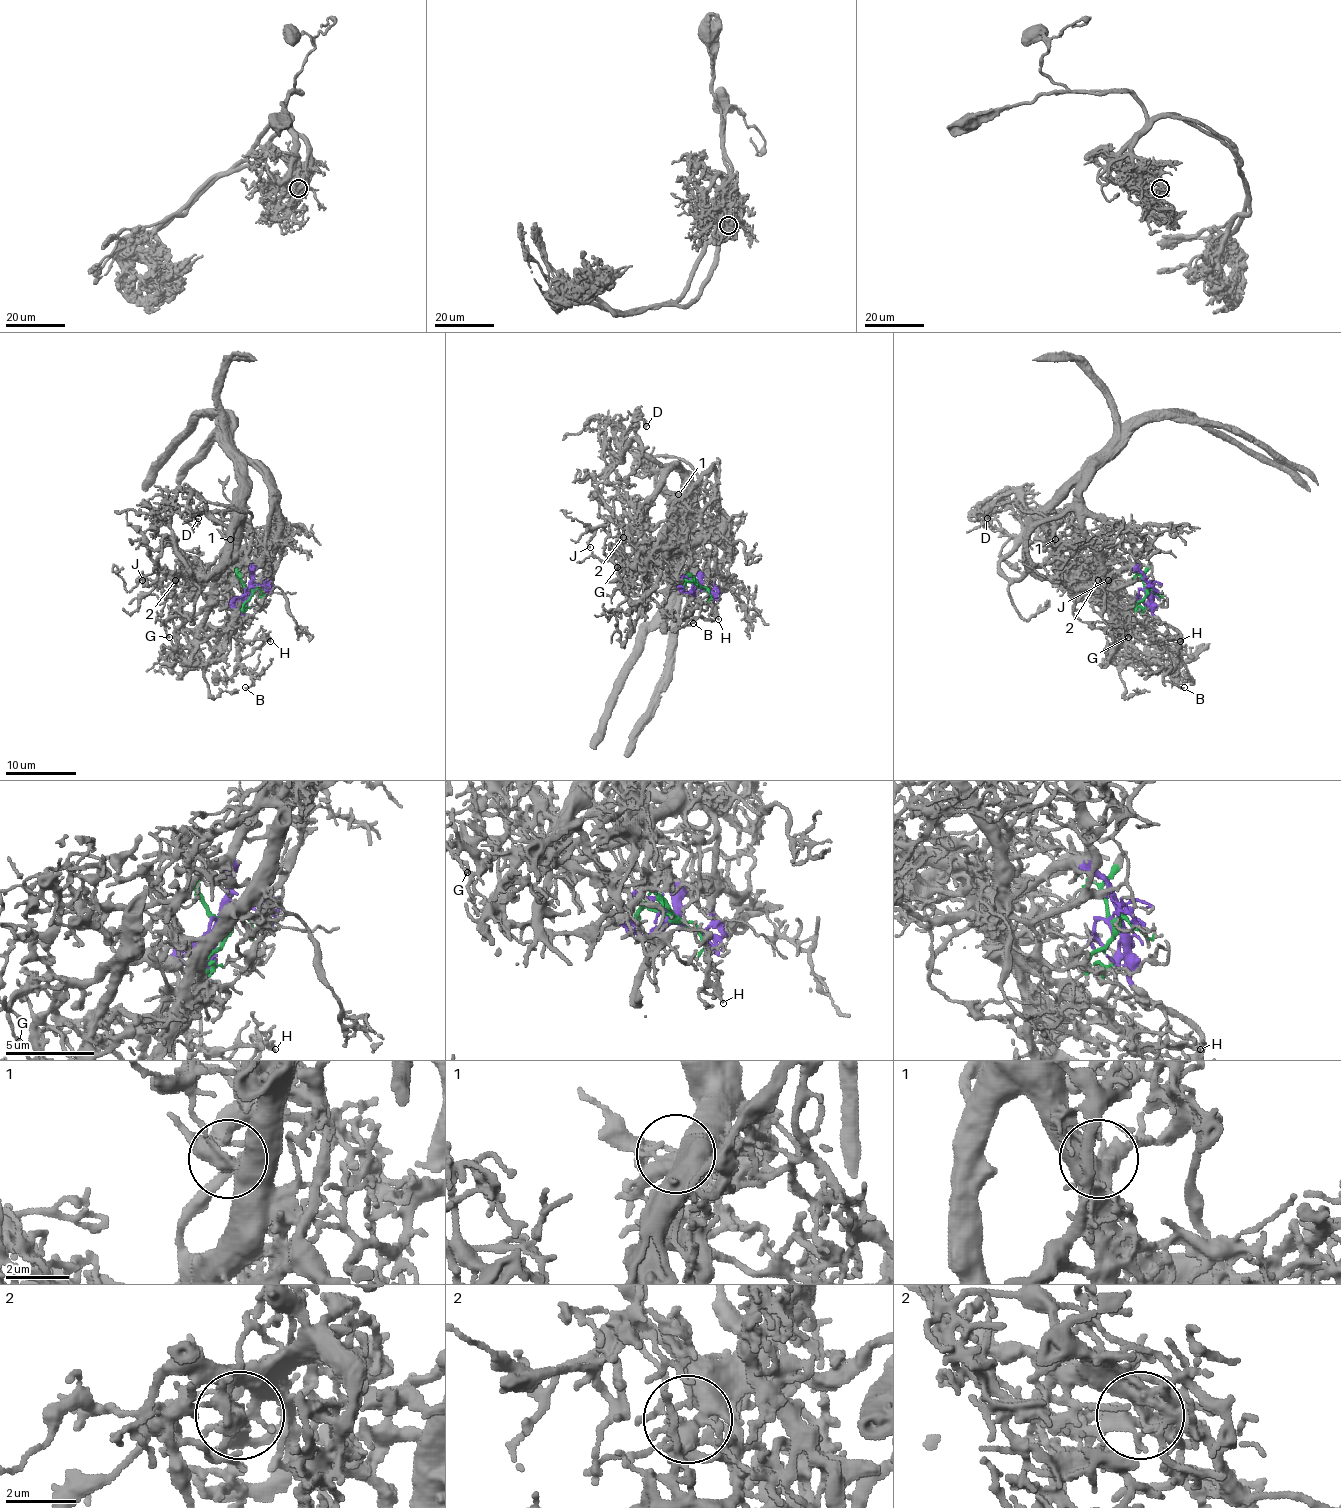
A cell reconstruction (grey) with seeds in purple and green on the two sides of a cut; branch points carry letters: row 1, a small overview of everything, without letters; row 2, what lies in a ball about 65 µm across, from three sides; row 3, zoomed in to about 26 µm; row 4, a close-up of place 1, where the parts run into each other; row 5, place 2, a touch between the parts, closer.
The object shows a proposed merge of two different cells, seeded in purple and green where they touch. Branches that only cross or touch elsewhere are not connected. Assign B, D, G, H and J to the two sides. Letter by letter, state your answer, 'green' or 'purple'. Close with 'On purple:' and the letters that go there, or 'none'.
B: purple
D: green
G: green
H: purple
J: green
On purple: B, H

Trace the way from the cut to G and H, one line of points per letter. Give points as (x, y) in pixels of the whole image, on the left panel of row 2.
G: (249, 589), (250, 598), (236, 612), (220, 605), (206, 605), (198, 612), (173, 615), (166, 626), (169, 637)
H: (249, 589), (242, 640), (270, 640)

